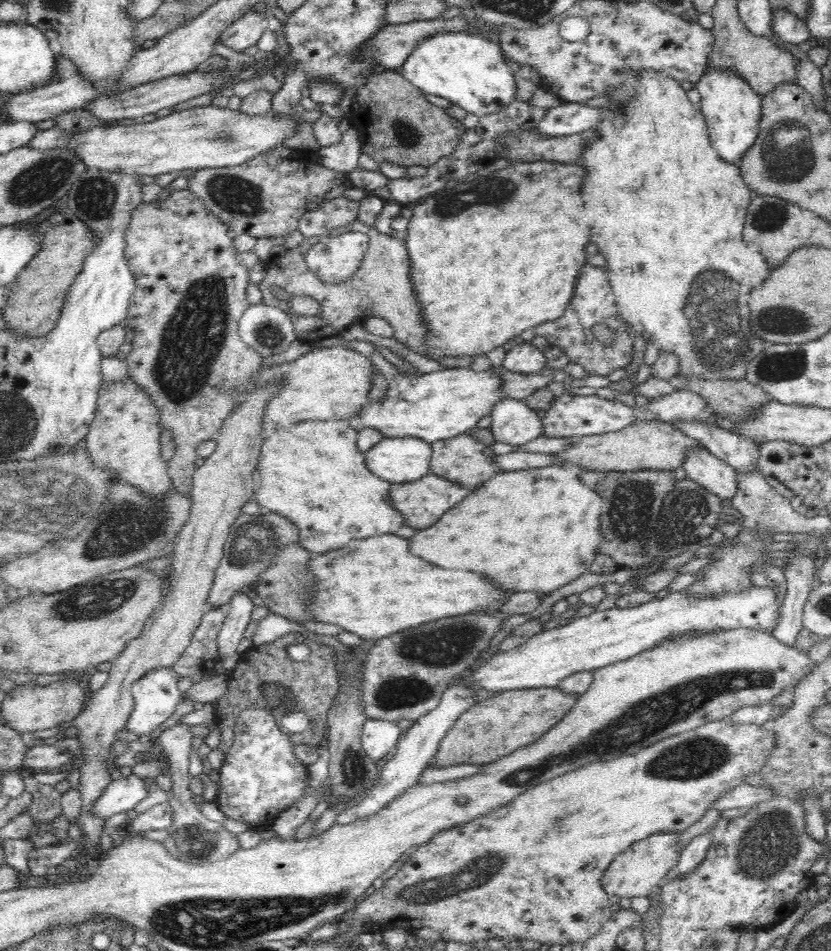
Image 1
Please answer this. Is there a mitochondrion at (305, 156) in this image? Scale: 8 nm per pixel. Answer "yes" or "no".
no

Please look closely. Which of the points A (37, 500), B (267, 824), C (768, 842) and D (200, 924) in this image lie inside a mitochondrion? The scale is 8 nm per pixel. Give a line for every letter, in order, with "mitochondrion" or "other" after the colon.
A: mitochondrion
B: other
C: mitochondrion
D: mitochondrion

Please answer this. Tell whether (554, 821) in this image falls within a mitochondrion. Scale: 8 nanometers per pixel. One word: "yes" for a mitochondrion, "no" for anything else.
yes

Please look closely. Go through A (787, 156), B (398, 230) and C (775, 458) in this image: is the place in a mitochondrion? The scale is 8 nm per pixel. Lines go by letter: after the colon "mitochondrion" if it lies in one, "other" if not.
A: mitochondrion
B: other
C: other

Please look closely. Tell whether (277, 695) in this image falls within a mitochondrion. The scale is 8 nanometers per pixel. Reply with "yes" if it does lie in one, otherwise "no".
yes

